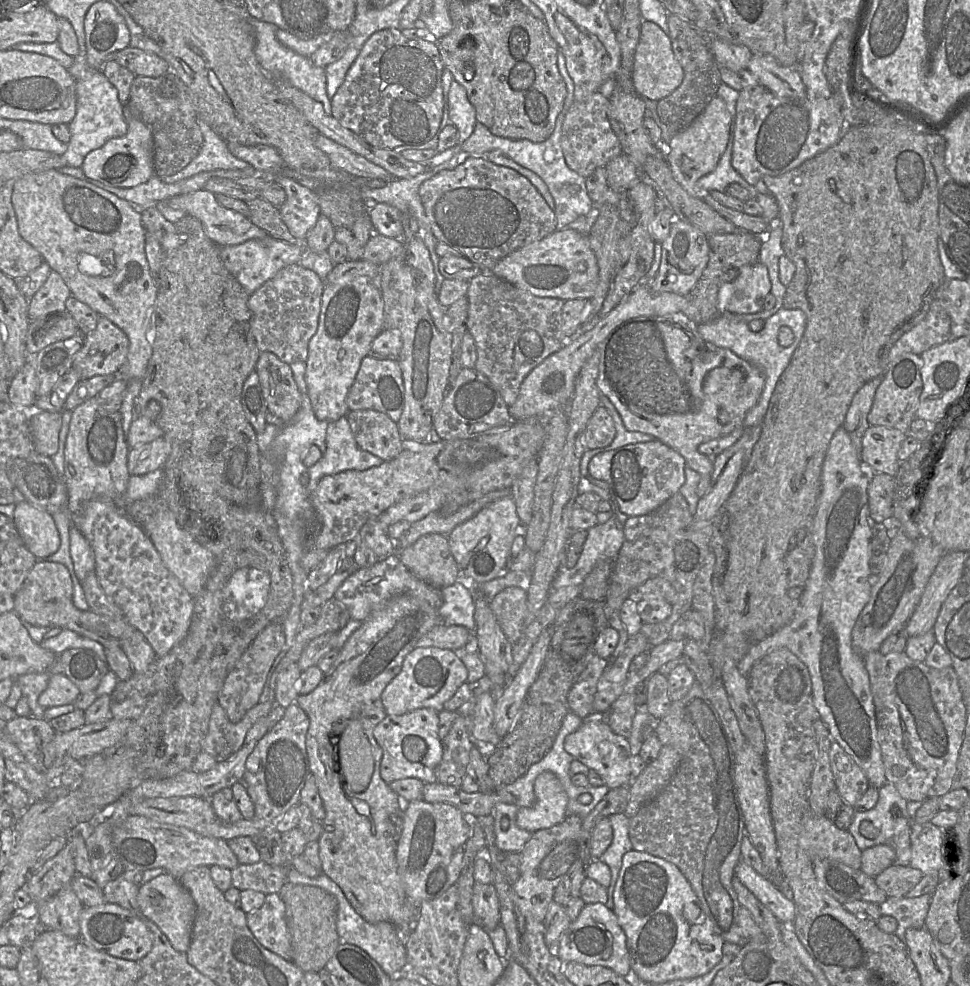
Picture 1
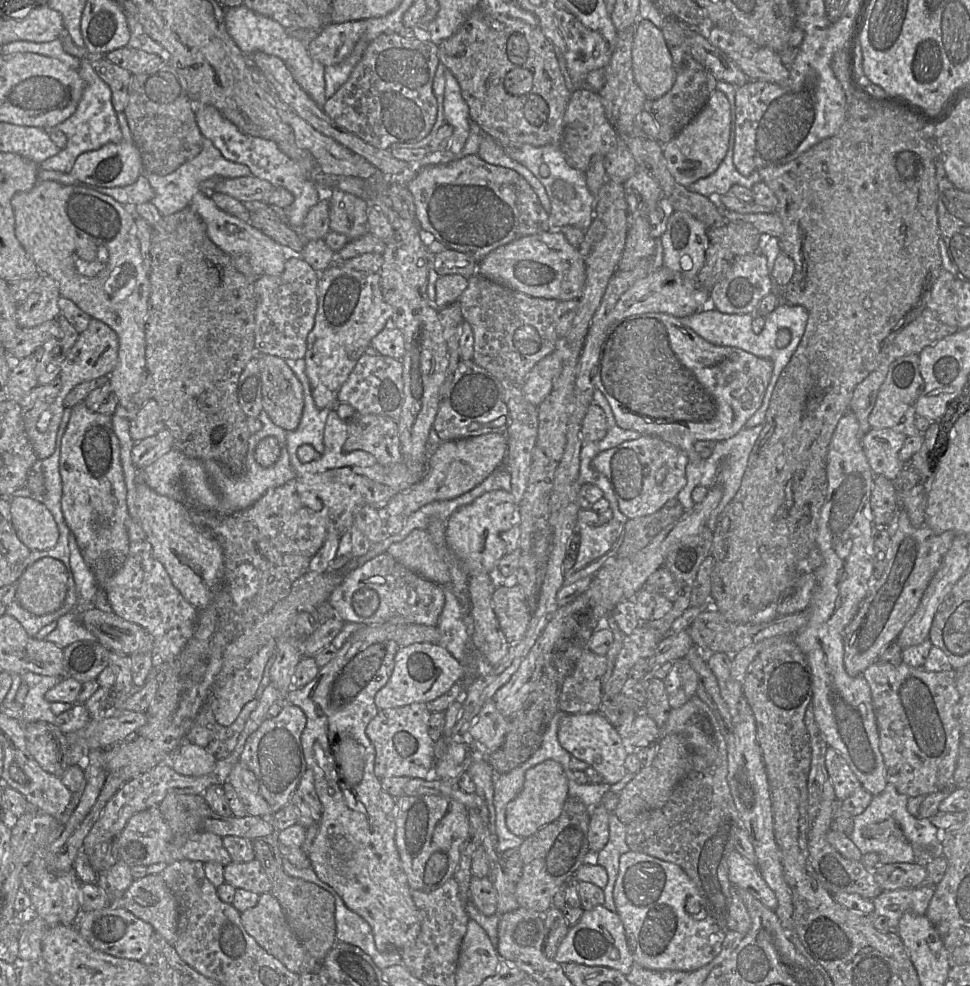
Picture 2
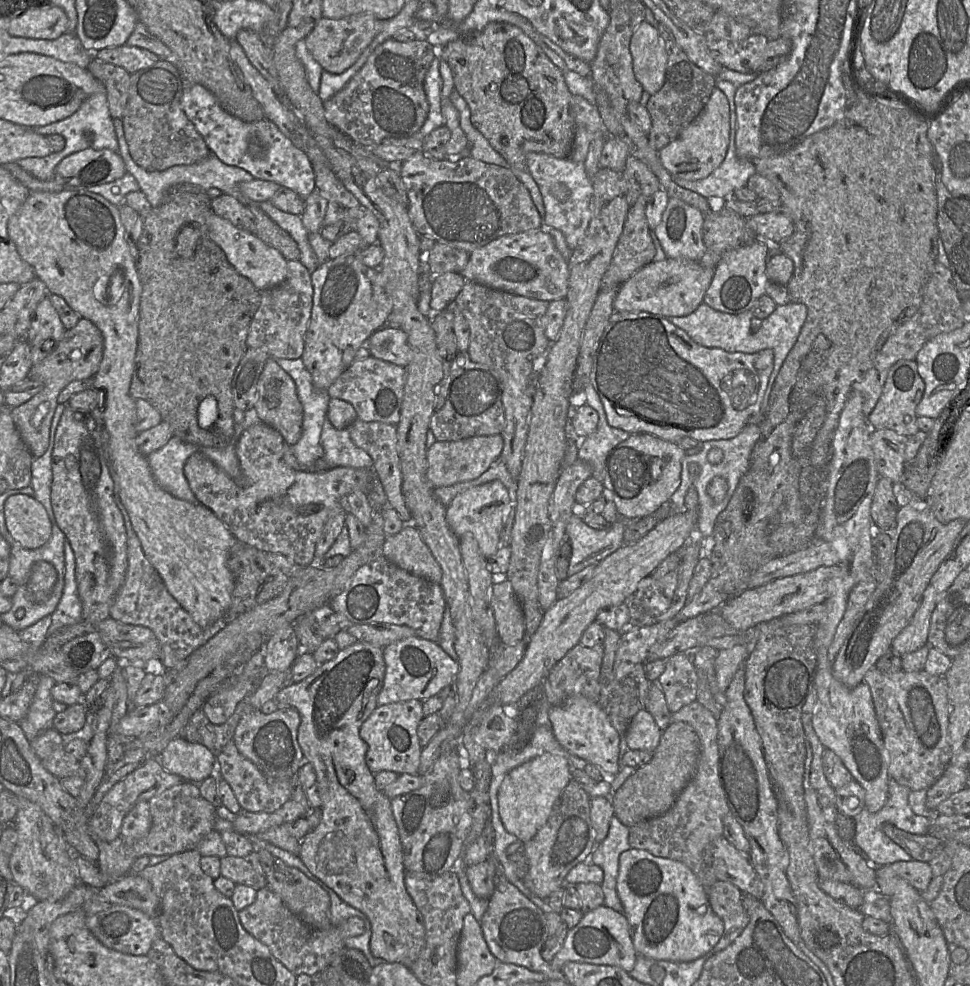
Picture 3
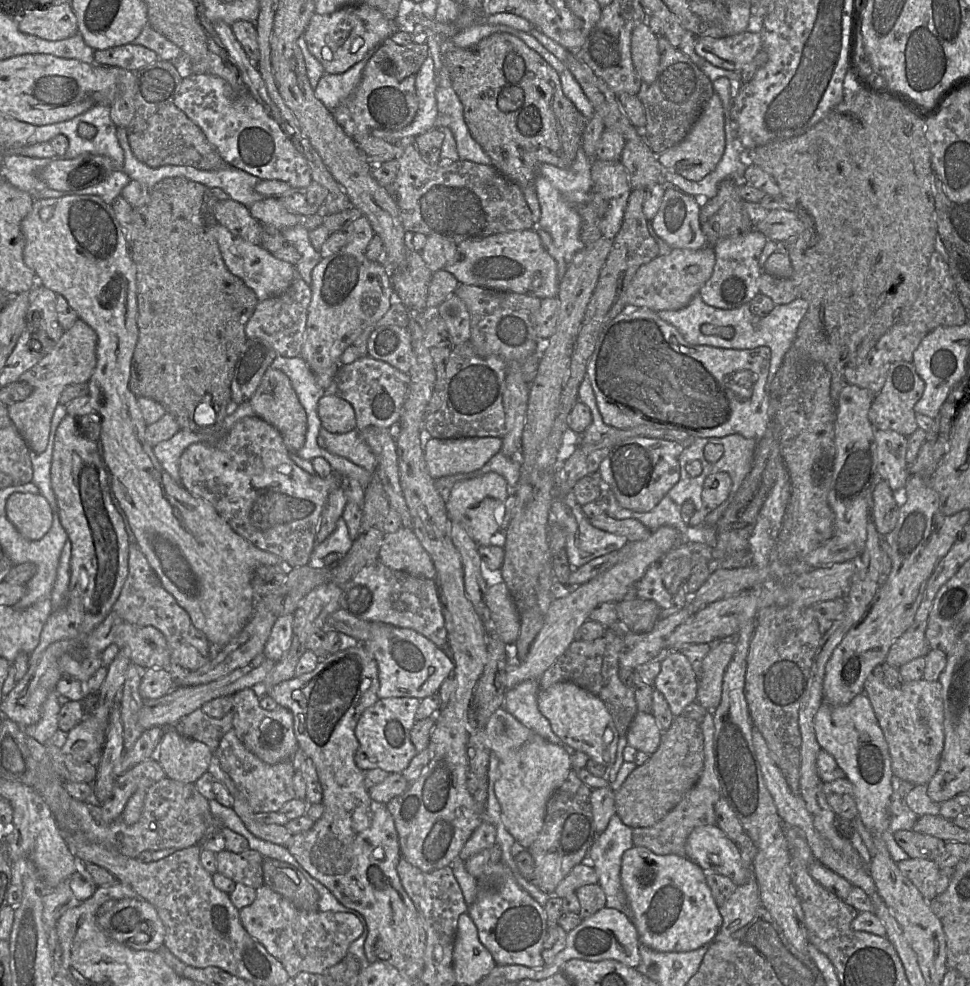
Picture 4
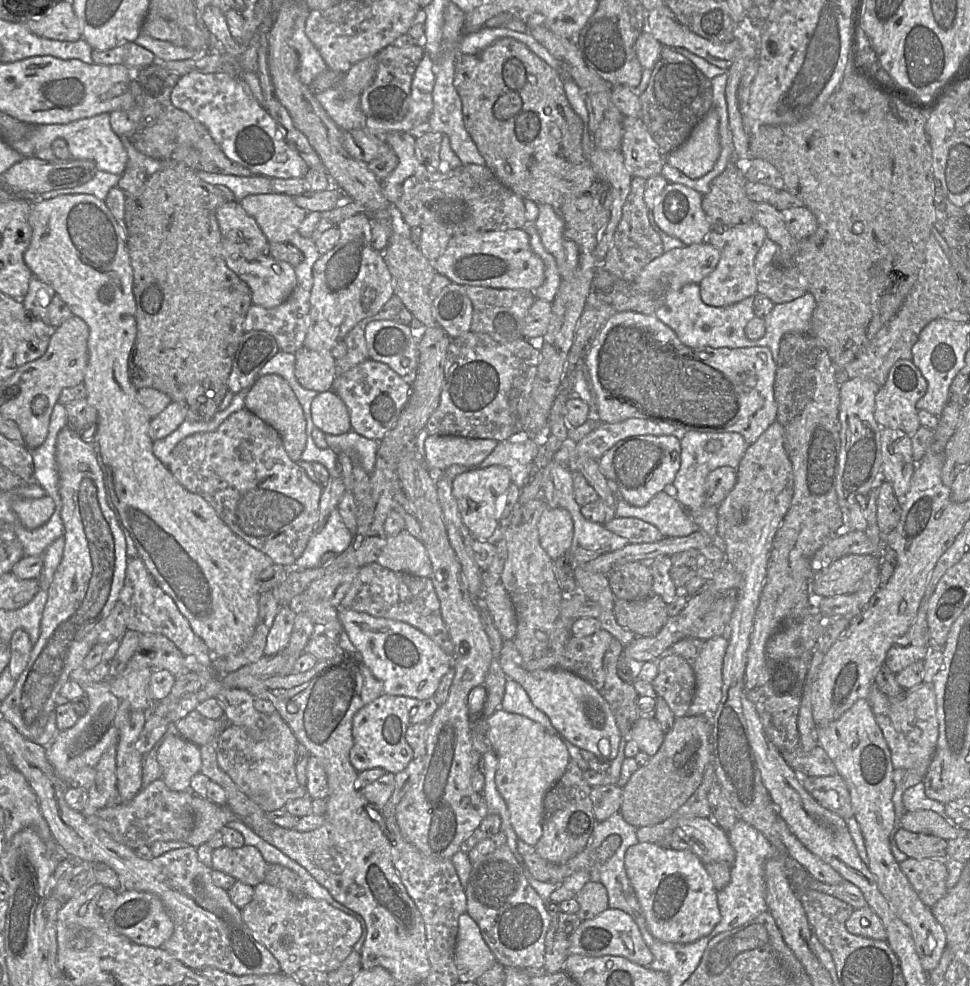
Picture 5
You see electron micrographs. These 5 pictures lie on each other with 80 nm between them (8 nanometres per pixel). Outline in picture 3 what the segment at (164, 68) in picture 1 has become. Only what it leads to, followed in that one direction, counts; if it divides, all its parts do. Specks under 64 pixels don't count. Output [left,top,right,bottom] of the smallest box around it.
[93,45,160,74]

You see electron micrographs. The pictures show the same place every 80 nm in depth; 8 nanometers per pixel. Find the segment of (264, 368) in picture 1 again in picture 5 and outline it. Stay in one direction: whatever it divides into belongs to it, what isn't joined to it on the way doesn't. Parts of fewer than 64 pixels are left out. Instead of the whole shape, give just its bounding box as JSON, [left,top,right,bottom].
[245,374,306,461]

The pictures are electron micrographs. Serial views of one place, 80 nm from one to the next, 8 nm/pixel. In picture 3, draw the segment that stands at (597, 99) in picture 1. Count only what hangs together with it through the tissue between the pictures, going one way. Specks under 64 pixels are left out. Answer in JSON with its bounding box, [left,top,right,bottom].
[569,95,608,162]

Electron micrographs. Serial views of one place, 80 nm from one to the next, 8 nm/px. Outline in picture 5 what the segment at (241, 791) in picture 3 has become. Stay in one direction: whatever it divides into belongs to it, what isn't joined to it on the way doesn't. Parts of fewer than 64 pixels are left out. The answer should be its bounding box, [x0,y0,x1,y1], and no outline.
[217,711,308,813]

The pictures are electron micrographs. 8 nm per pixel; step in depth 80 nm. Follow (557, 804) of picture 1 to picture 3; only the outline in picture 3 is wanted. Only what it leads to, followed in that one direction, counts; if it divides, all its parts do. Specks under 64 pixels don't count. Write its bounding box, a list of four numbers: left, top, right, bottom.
[498,753,572,843]

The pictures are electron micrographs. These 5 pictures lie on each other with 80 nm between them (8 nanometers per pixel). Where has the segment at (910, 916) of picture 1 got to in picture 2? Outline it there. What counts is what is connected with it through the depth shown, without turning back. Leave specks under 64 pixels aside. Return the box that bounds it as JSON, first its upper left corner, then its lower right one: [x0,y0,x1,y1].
[873,886,936,930]

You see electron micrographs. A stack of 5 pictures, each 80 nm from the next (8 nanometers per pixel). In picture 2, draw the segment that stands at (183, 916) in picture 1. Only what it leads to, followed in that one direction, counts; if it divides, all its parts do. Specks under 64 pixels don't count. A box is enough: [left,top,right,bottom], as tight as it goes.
[109,874,177,946]

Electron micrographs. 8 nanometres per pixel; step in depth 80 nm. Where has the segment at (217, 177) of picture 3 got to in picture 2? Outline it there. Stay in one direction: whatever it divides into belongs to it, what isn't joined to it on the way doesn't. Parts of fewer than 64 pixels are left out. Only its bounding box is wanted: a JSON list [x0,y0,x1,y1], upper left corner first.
[143,138,251,216]

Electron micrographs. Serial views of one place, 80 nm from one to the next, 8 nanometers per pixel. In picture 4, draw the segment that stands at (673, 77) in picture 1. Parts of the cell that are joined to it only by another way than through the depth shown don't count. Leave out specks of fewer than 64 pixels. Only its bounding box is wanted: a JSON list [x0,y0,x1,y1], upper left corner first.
[631,22,660,85]

